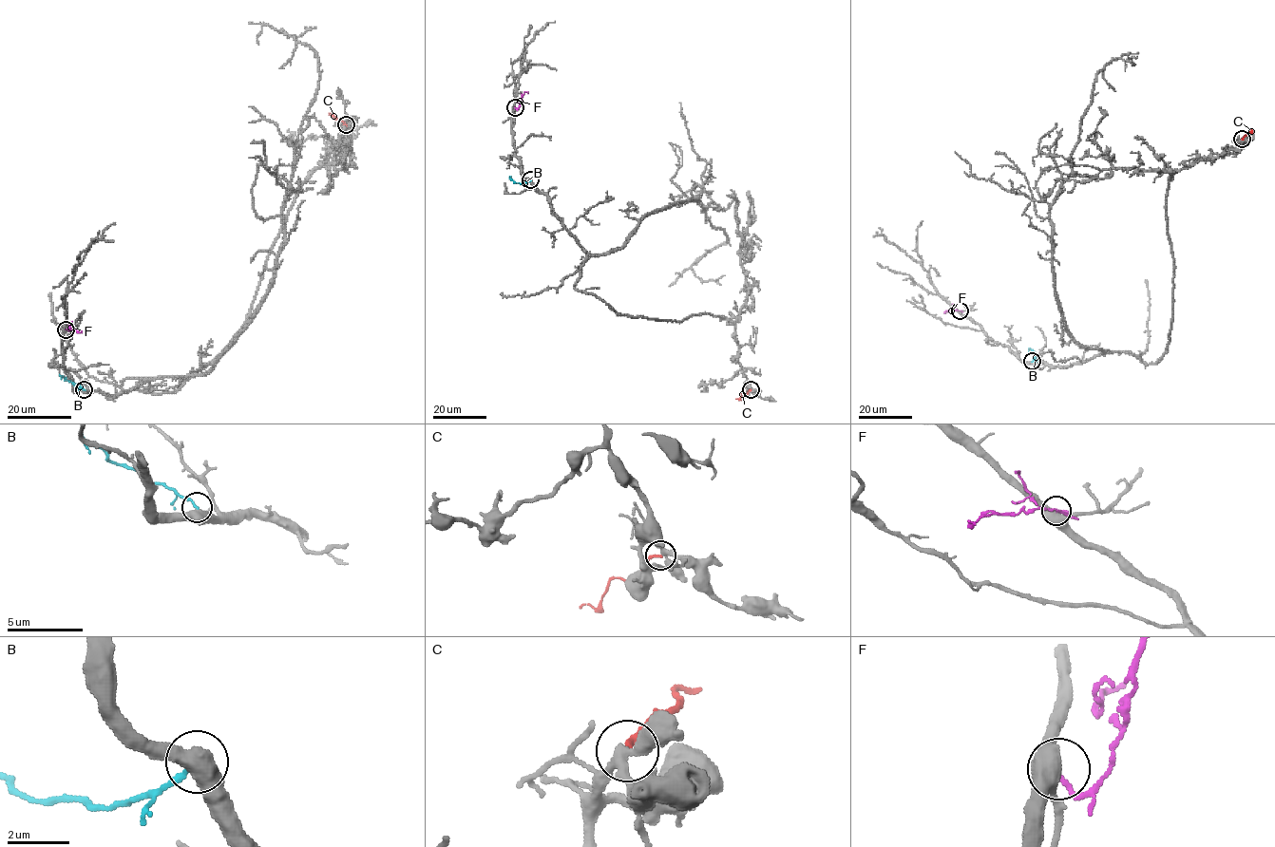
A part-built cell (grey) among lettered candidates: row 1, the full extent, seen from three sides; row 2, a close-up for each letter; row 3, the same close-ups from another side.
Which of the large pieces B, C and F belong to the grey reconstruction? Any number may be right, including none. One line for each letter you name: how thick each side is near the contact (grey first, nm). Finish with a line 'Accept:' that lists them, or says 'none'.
F: Thickness 440 nm (grey) against 150 nm
Accept: F

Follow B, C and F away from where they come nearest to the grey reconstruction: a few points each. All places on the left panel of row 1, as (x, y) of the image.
B: (84, 389), (60, 375), (61, 378)
C: (347, 124), (329, 113)
F: (66, 329), (82, 331)

